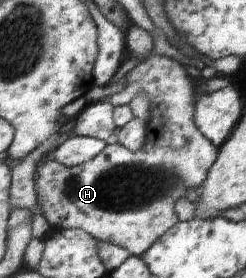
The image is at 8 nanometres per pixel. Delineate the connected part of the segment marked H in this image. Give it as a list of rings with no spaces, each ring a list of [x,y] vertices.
[[[132,24],[126,32],[126,49],[131,56],[137,57],[139,63],[127,73],[125,87],[111,95],[107,102],[113,107],[129,104],[137,93],[145,93],[149,97],[149,123],[147,124],[147,141],[137,152],[129,151],[119,143],[106,147],[89,162],[73,168],[65,168],[54,160],[53,156],[44,159],[34,180],[34,189],[38,205],[50,227],[59,229],[79,229],[95,237],[99,242],[111,243],[123,247],[130,255],[142,255],[163,233],[175,223],[180,222],[173,205],[179,199],[186,198],[187,189],[199,191],[201,183],[217,159],[220,147],[216,147],[207,139],[199,127],[195,125],[195,90],[196,85],[187,77],[185,67],[179,62],[161,55],[151,53],[152,36]]]

